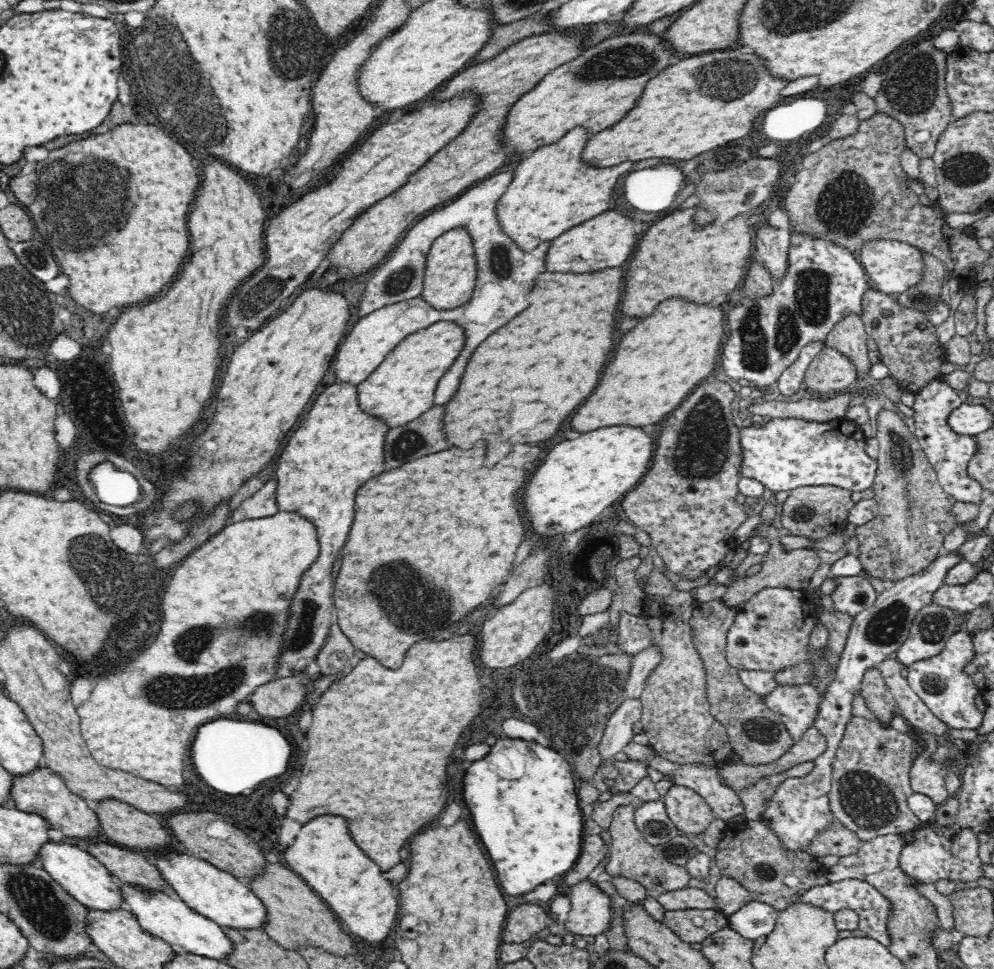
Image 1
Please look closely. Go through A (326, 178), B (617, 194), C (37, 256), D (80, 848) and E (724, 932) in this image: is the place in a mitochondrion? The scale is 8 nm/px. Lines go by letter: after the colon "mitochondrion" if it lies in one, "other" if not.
A: other
B: other
C: mitochondrion
D: other
E: other

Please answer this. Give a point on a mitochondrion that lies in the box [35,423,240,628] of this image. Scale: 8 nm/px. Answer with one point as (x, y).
(83, 555)

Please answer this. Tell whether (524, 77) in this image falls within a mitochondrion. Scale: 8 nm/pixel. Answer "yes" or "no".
no

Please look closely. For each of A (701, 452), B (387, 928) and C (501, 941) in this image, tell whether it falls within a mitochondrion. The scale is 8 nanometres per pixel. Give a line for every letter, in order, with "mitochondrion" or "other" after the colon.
A: mitochondrion
B: other
C: other

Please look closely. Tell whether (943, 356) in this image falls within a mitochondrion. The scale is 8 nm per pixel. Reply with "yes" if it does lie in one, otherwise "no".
no

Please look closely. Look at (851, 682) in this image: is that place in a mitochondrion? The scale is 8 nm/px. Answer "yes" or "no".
no

